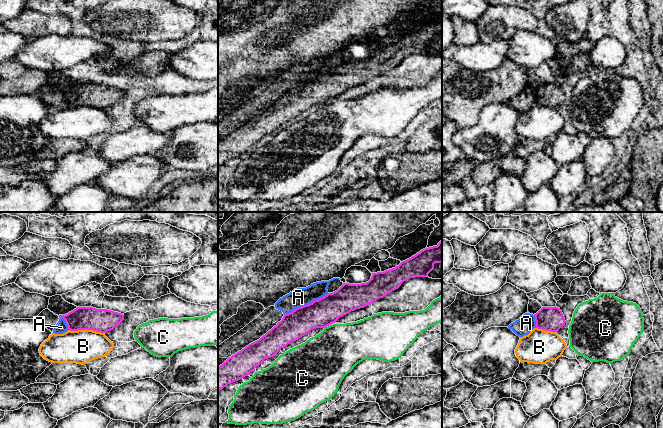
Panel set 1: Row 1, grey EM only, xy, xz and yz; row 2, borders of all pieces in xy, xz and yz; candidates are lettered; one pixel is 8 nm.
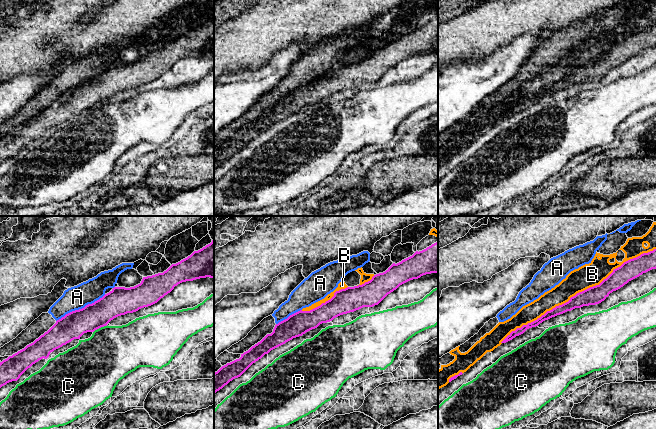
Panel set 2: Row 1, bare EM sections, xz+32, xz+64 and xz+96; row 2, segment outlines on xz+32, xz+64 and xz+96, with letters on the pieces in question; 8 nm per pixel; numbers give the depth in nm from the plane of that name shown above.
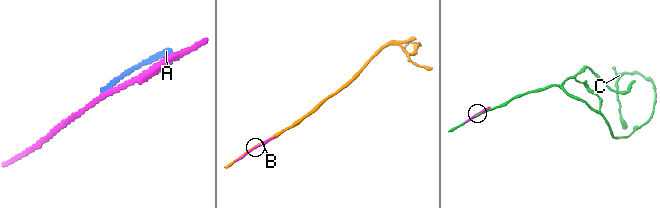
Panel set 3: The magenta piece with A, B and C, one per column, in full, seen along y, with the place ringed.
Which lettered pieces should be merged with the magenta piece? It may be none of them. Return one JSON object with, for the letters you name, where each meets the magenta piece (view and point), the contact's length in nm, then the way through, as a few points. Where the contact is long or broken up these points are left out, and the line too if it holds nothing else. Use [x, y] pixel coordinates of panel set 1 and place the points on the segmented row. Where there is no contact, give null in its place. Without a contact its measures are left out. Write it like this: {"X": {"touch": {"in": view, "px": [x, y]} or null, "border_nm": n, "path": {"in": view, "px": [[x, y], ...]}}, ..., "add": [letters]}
{"add": []}

